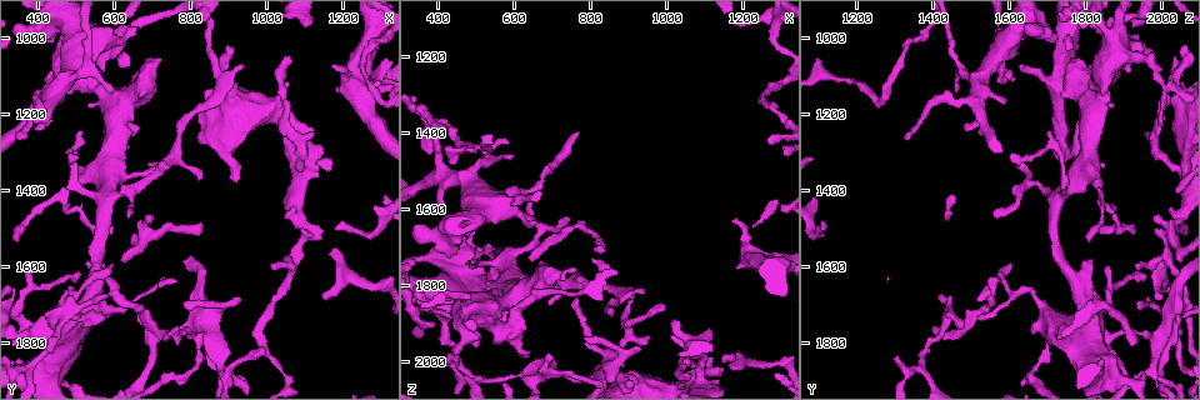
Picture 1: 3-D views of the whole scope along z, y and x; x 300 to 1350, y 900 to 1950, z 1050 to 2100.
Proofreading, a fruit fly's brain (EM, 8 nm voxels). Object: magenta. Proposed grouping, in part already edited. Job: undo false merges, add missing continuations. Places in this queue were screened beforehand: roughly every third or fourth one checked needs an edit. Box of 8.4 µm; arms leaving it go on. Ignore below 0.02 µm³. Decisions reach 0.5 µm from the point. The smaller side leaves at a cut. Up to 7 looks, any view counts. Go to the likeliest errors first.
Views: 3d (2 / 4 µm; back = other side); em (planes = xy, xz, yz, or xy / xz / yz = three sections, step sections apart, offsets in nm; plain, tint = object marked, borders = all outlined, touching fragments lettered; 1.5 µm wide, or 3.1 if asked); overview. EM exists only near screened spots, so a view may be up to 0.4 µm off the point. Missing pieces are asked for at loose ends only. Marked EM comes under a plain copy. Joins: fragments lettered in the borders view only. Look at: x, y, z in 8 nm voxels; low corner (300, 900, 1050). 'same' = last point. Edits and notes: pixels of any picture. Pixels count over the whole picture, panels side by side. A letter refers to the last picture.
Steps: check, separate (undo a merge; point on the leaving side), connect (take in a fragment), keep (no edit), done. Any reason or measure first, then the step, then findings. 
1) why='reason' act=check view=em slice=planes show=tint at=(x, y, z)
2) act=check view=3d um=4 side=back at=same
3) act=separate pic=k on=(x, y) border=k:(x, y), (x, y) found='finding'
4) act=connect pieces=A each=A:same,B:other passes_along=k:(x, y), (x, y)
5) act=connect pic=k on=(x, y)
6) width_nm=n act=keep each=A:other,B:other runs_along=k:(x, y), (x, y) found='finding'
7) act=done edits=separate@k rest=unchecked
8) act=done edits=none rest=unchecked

why='branch stops here' act=check view=3d um=4 at=(725, 1060, 1770)

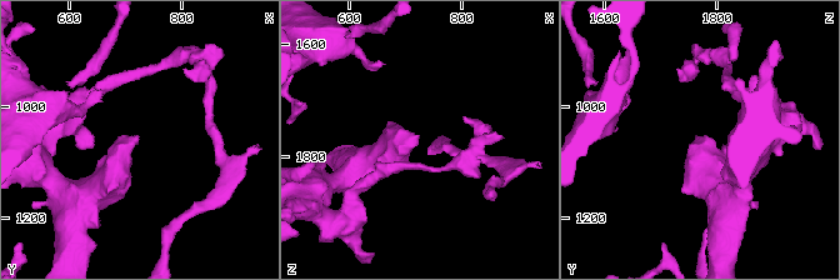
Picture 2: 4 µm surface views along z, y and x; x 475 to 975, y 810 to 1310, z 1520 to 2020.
act=check view=em slice=planes show=borders at=(725, 1065, 1775)

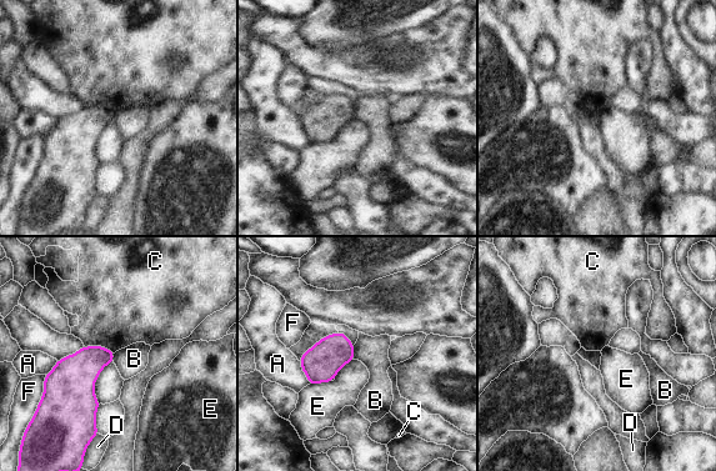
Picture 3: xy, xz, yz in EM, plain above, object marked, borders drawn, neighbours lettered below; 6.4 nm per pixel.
act=keep each=A:other,B:other,C:other,D:other,E:other,F:other border=3:(353, 345), (354, 359) found='none of them fits'

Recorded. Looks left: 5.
why='thin end' act=check view=em slice=xy step=4 show=tint at=(690, 1480, 1980)

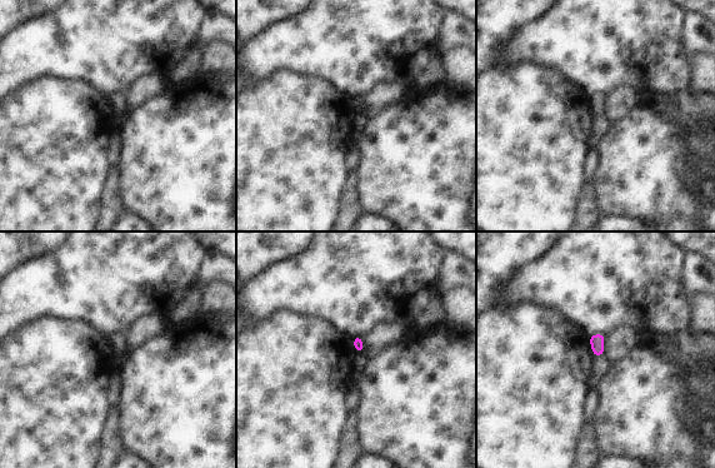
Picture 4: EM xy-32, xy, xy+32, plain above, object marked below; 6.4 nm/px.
why='another direction' act=check view=em slice=planes show=tint at=same

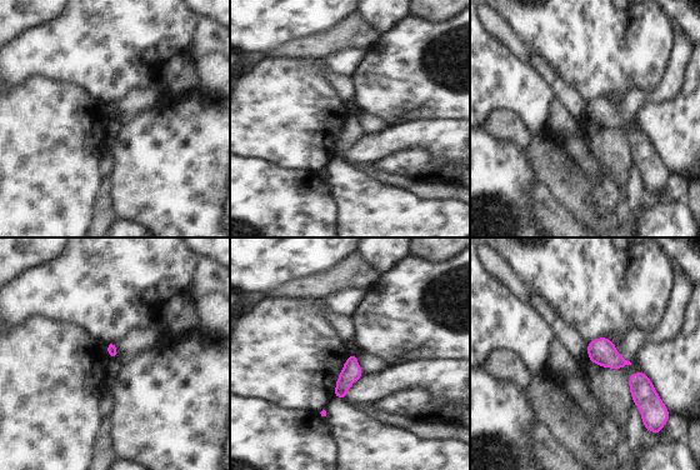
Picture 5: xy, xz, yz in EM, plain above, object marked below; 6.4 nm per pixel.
act=check view=em slice=planes show=borders at=same

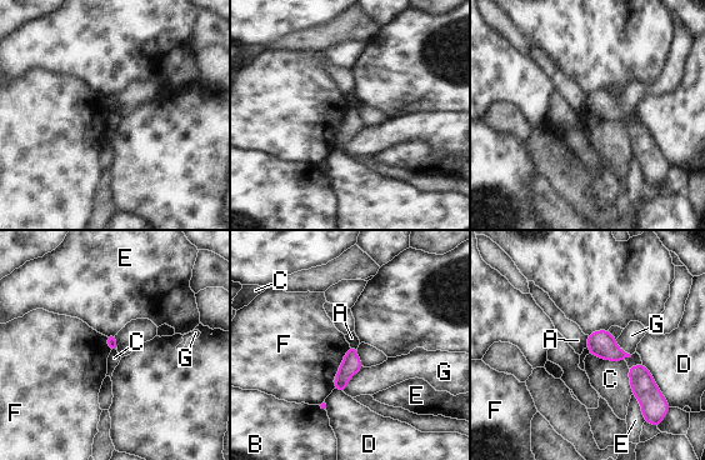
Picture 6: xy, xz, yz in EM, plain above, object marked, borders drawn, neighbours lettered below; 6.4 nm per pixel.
longest_contact=D:260nm act=keep each=A:other,B:other,C:other,D:other,E:other,F:other,G:other border=6:(350, 348), (335, 375) found='none of them fits'

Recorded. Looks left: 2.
act=done edits=none rest=unchecked

